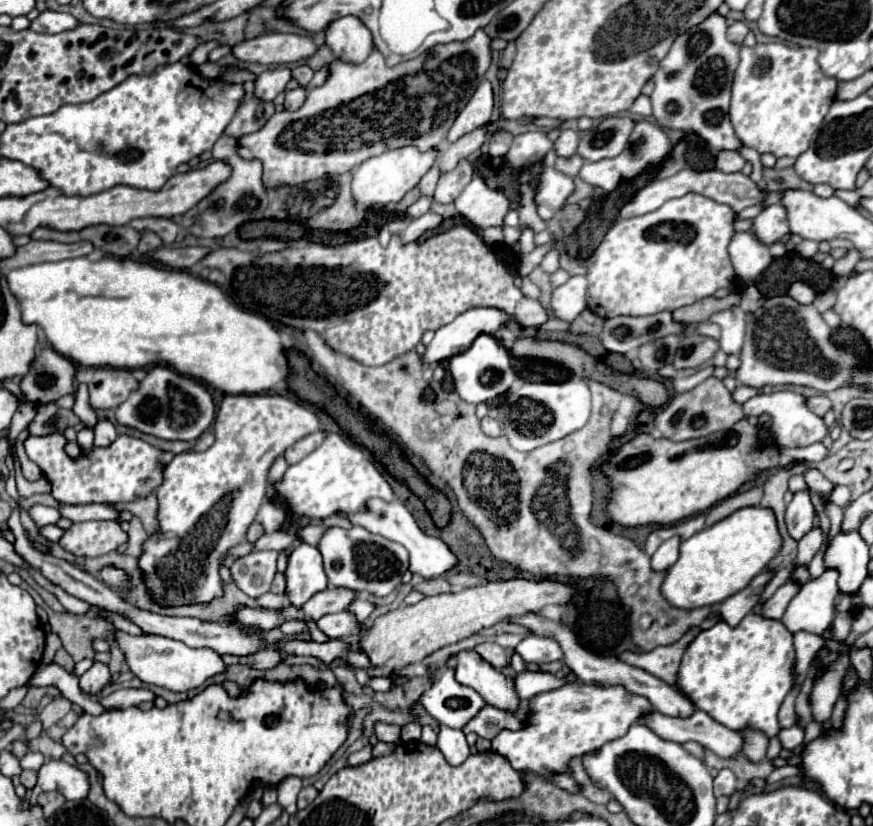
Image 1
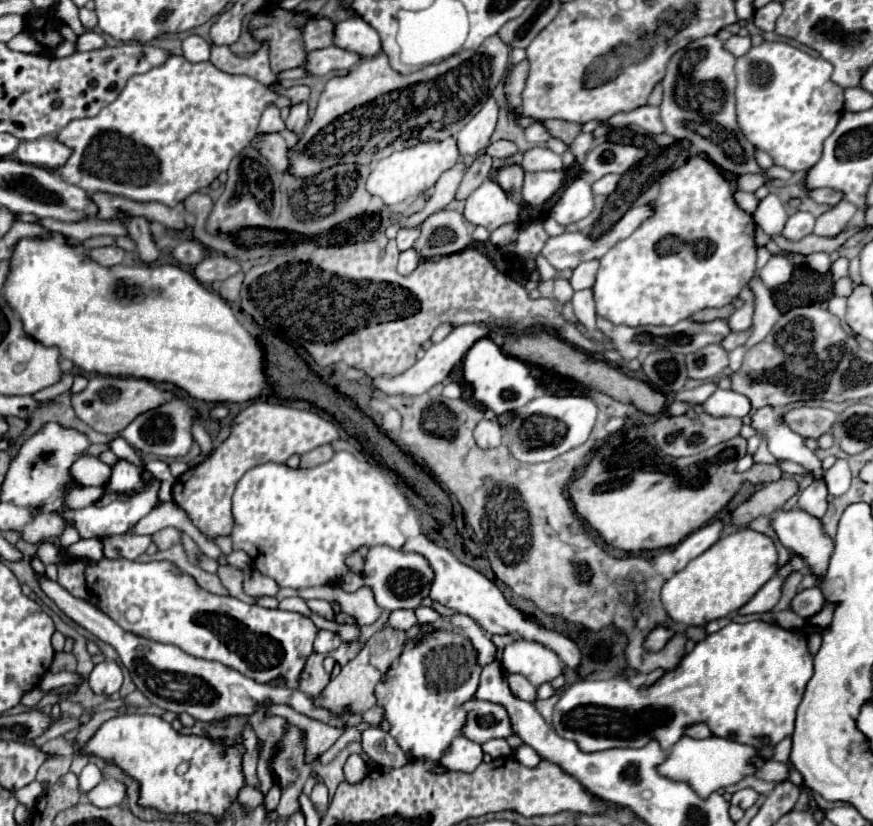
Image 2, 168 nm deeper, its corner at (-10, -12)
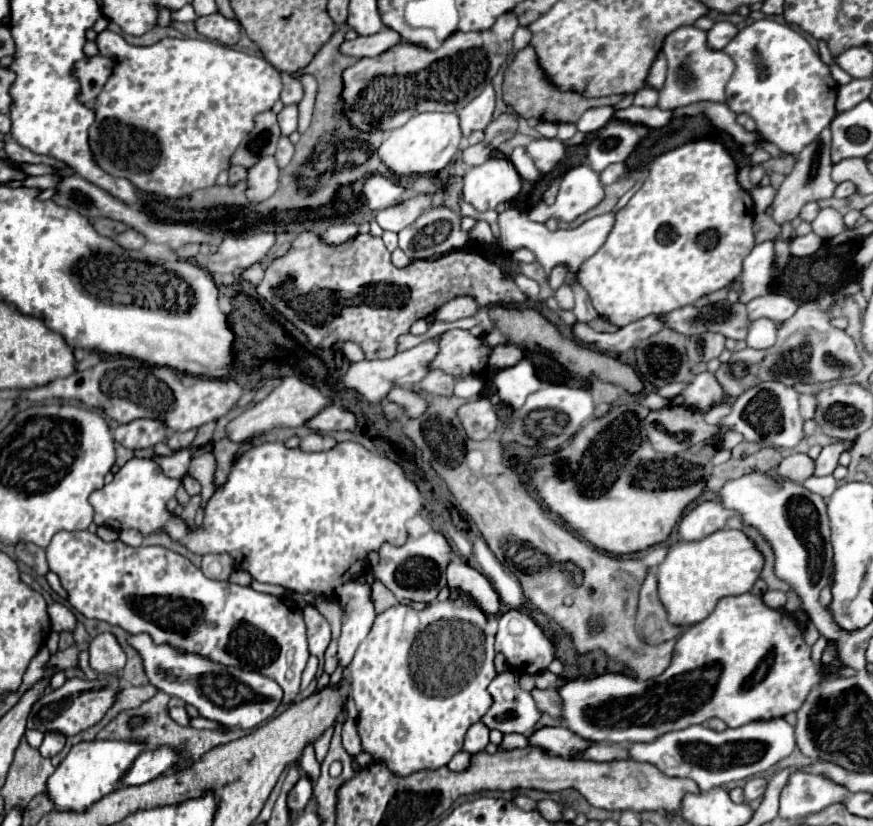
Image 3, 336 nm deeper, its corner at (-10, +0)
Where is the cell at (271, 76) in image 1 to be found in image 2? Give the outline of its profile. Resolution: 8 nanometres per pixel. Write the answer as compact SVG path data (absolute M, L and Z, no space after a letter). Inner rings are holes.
M268 104L260 118L258 132L278 132L284 128L284 120L280 118L280 108L276 104Z

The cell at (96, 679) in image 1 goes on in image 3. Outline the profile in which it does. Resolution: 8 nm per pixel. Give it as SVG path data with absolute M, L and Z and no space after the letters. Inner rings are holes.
M110 632L92 638L88 652L90 652L90 666L98 674L116 674L126 664L126 654L118 644L116 636Z

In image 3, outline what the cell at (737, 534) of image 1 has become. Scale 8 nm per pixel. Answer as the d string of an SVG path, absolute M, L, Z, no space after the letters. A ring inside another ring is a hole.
M718 530L698 542L672 544L656 574L658 596L668 612L668 620L682 628L698 624L708 612L712 612L720 598L750 592L762 566L762 554L740 530Z

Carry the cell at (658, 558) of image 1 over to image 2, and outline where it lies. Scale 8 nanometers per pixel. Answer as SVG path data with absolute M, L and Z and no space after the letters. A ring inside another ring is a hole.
M712 522L708 526L702 526L700 530L692 532L690 536L686 536L680 544L676 544L672 550L674 558L678 560L676 570L682 570L692 558L696 558L704 550L708 550L720 538L720 530L722 530L722 522Z

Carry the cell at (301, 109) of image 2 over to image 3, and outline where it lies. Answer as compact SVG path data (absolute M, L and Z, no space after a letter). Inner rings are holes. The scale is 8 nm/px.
M284 106L284 110L278 114L278 124L282 136L290 136L298 128L298 106Z

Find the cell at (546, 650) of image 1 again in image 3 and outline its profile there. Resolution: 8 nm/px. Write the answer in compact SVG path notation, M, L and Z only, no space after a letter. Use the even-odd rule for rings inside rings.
M508 610L498 618L496 652L502 652L506 656L508 666L520 674L540 674L554 660L552 642L544 636L540 626L528 614L518 610Z

